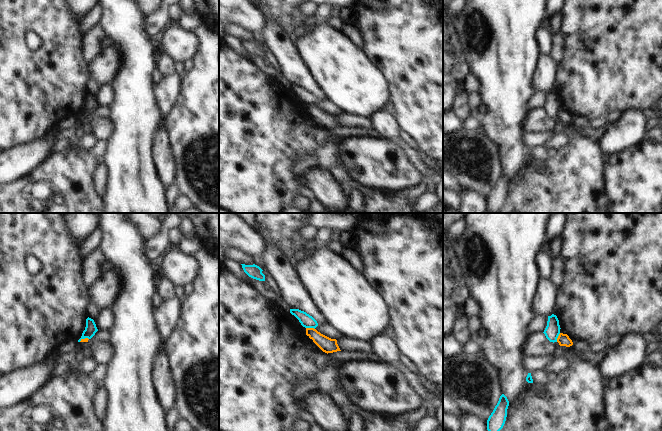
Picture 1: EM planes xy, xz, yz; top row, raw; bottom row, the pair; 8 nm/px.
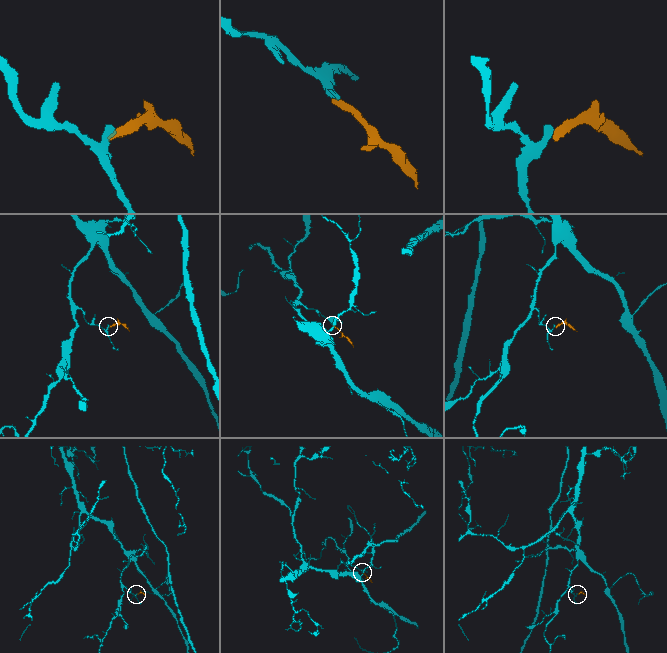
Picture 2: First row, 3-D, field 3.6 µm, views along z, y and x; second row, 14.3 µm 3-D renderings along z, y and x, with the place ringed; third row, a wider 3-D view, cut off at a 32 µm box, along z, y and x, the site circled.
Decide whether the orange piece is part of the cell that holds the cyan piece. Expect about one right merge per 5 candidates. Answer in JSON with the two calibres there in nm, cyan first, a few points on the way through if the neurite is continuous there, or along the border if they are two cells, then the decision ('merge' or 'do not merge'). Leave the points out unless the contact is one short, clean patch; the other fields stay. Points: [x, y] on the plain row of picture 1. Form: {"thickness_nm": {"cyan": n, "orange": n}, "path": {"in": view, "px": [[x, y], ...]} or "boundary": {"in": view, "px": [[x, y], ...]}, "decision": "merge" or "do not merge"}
{"thickness_nm": {"cyan": 110, "orange": 120}, "boundary": {"in": "xz", "px": [[306, 103], [314, 105]]}, "decision": "do not merge"}

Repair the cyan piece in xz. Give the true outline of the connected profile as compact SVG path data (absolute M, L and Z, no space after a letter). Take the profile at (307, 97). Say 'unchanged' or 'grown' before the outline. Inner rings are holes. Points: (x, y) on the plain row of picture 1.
unchanged | M290 85L290 89L294 91L305 104L315 105L318 102L317 97L304 87L299 85Z

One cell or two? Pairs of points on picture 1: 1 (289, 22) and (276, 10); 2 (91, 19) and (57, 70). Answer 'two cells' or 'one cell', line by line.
1: one cell
2: two cells

